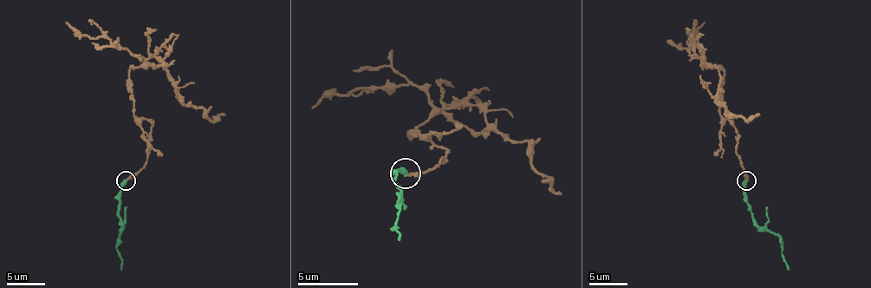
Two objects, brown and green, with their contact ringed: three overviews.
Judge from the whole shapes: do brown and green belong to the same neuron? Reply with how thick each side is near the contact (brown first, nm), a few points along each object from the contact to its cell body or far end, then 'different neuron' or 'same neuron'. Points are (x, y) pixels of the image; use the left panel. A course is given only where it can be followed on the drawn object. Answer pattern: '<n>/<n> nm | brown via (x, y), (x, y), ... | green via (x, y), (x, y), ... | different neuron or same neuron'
240/400 nm | brown via (125, 180), (144, 165), (152, 124), (133, 113), (129, 70), (161, 66), (186, 105), (211, 121), (225, 114) | green via (125, 180), (119, 219), (123, 226), (117, 253), (121, 269) | same neuron

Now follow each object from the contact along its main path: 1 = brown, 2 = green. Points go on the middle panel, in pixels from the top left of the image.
1: (405, 174), (444, 159), (417, 132), (411, 138), (450, 114), (471, 132), (525, 140), (531, 165), (562, 195)
2: (405, 174), (399, 171), (395, 183), (401, 195), (401, 204), (393, 228), (399, 240)

